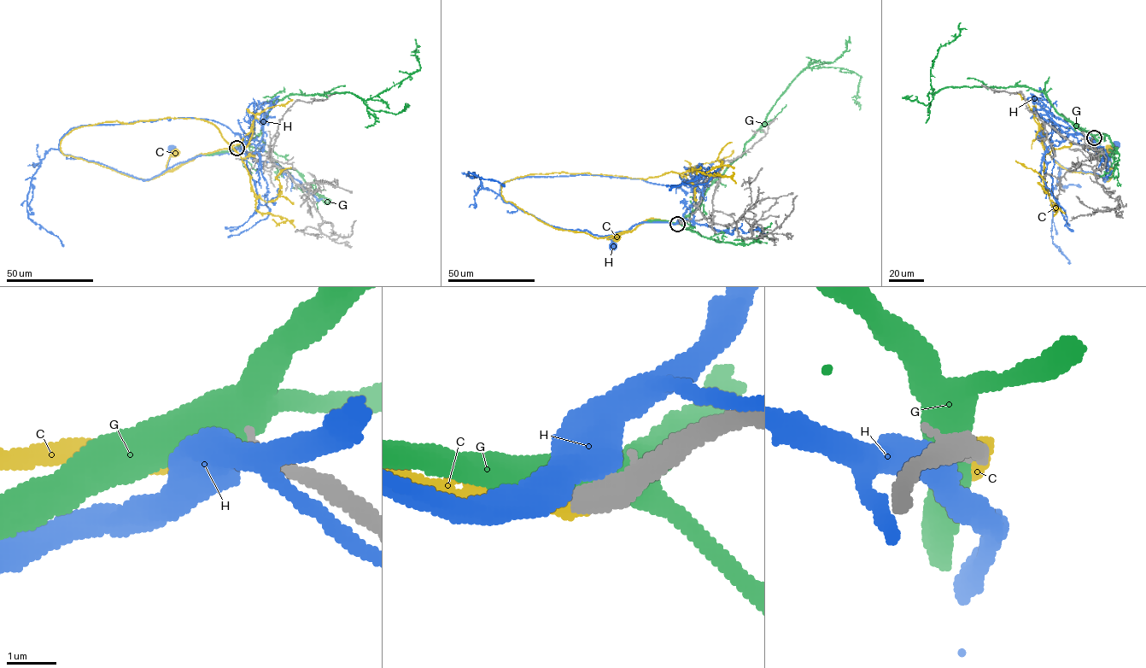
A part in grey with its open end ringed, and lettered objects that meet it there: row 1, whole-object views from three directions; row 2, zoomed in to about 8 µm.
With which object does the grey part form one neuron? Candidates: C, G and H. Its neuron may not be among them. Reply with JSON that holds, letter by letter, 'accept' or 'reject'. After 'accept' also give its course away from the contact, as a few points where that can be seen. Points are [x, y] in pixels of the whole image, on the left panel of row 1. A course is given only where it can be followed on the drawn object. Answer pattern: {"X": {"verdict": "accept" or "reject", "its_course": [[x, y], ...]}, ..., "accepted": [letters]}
{"C": {"verdict": "accept", "its_course": [[236, 148], [199, 154], [169, 172], [166, 164], [169, 156], [174, 152]]}, "G": {"verdict": "reject"}, "H": {"verdict": "reject"}, "accepted": ["C"]}

